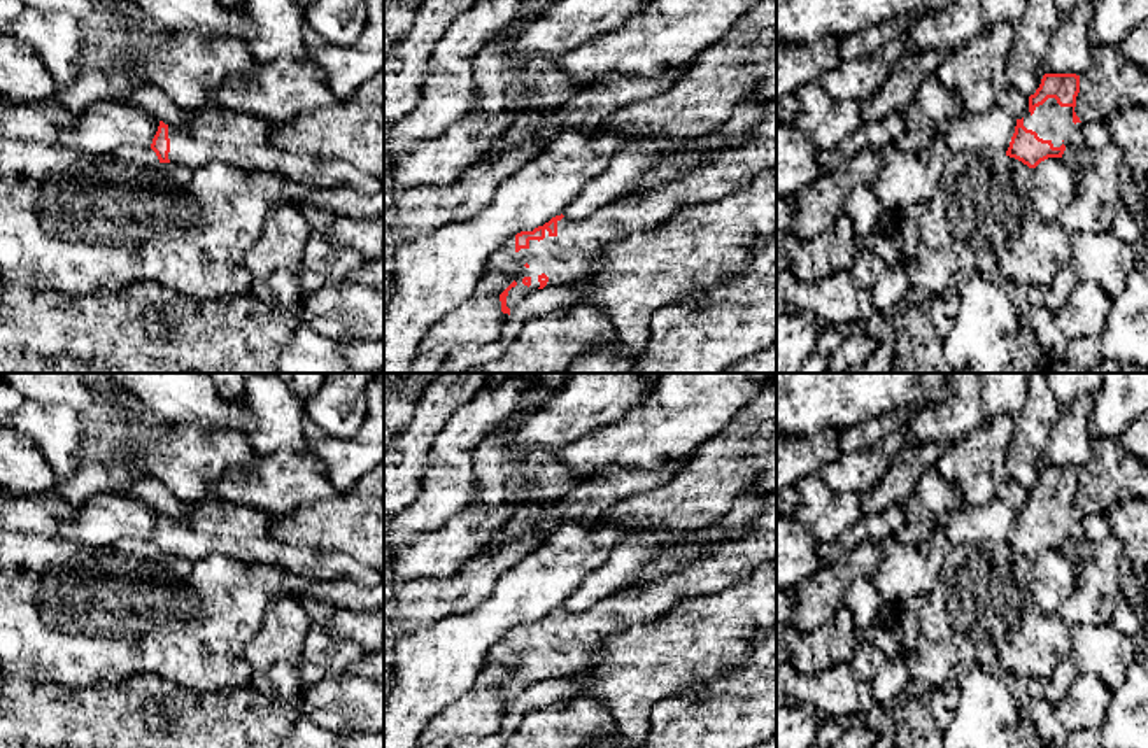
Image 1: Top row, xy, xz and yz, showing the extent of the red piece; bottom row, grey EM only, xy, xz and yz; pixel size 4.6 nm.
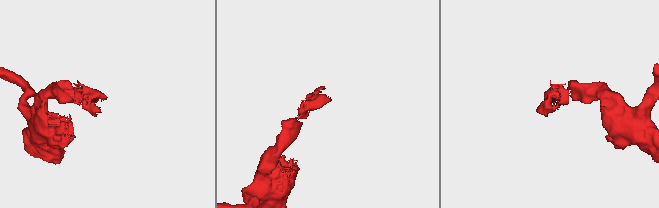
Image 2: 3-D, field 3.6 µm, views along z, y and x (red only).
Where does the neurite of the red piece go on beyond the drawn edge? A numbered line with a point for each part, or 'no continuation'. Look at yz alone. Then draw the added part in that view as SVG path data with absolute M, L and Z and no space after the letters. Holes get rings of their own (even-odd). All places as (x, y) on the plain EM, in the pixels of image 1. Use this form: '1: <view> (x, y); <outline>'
1: yz (1050, 514); M1048 490L1036 503L1024 508L1024 519L1050 533L1053 540L1083 541L1083 515L1073 515L1073 499L1060 499L1055 490Z

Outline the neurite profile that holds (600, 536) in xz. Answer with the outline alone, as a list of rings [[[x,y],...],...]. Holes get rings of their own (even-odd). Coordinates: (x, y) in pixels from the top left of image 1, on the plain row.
[[[566,520],[549,533],[540,548],[524,555],[503,573],[493,594],[482,604],[459,615],[443,617],[396,639],[387,681],[389,702],[384,709],[384,748],[415,748],[428,720],[471,688],[487,666],[487,653],[507,632],[521,624],[533,624],[561,608],[584,578],[599,568],[626,538],[627,533],[615,524]]]

